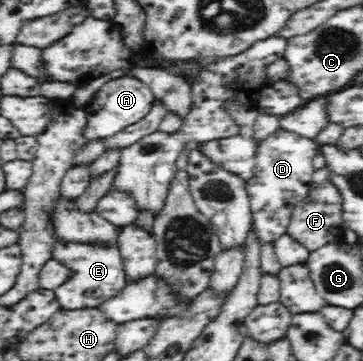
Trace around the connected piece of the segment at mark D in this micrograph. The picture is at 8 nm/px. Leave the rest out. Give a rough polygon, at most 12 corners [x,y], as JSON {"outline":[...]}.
{"outline":[[283,129],[258,144],[246,189],[262,243],[287,232],[319,146]]}

